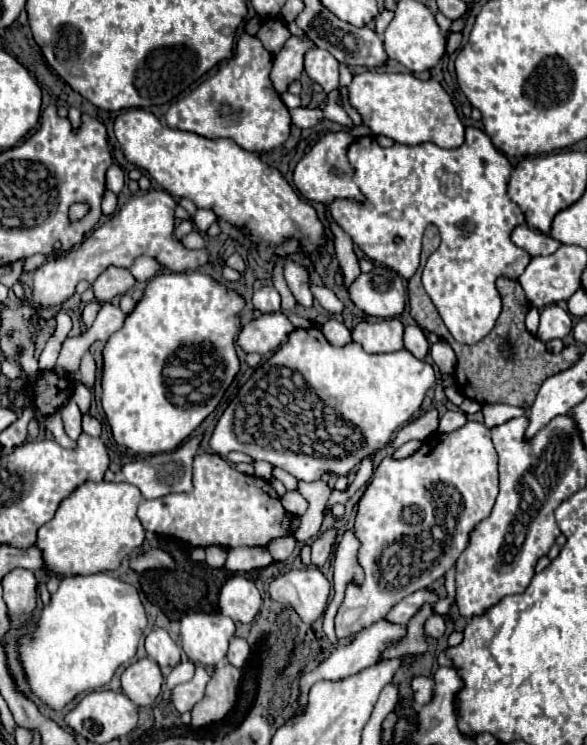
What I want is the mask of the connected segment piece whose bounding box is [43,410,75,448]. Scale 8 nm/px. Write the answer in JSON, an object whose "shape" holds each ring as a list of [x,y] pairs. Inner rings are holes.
{"shape":[[[55,410],[53,414],[49,414],[47,418],[45,418],[45,428],[53,434],[53,438],[61,444],[61,446],[65,446],[65,448],[73,448],[75,446],[75,442],[65,434],[65,430],[63,430],[63,422],[61,422],[61,412],[59,410]]]}

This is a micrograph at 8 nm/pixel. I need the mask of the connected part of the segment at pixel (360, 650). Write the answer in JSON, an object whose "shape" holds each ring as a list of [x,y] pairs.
{"shape":[[[375,622],[373,626],[361,630],[353,642],[349,642],[349,646],[339,646],[337,650],[333,650],[333,654],[321,662],[315,670],[307,672],[301,676],[301,682],[299,682],[299,700],[297,700],[297,714],[301,714],[307,706],[307,694],[309,694],[309,688],[315,684],[315,682],[321,682],[321,680],[331,680],[331,682],[339,682],[343,678],[349,678],[353,674],[359,674],[361,670],[369,668],[375,664],[377,660],[377,654],[381,654],[381,650],[385,650],[385,646],[389,646],[389,642],[397,642],[397,638],[401,638],[401,630],[405,630],[403,626],[393,626],[391,622]]]}

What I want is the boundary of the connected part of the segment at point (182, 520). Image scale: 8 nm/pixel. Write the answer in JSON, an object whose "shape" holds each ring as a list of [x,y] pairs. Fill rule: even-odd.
{"shape":[[[217,454],[195,456],[193,490],[189,494],[167,494],[155,500],[143,500],[137,516],[147,532],[175,536],[191,546],[221,544],[233,546],[267,546],[273,538],[289,534],[291,514],[283,508],[281,498],[267,480],[237,472]]]}

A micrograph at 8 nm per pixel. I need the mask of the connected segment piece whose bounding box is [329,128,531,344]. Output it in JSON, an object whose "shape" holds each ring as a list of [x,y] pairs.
{"shape":[[[467,128],[465,144],[457,150],[445,150],[433,142],[417,146],[393,144],[391,148],[383,148],[373,136],[361,136],[349,146],[347,158],[353,168],[353,180],[363,194],[363,202],[349,198],[333,200],[329,204],[329,210],[337,224],[371,260],[395,270],[405,280],[409,280],[419,268],[421,238],[425,228],[429,224],[435,224],[441,232],[441,246],[435,254],[431,254],[427,262],[427,266],[431,264],[431,270],[425,272],[425,292],[433,300],[439,316],[457,342],[473,344],[485,338],[485,334],[489,334],[489,330],[495,326],[495,320],[501,312],[501,296],[495,288],[495,280],[499,276],[517,280],[531,260],[525,250],[517,248],[511,242],[511,230],[517,224],[523,224],[525,218],[519,206],[507,196],[511,164],[505,154],[501,154],[493,146],[483,130]]]}

